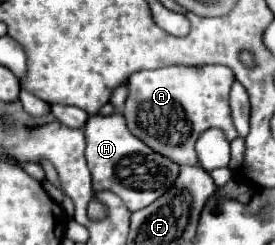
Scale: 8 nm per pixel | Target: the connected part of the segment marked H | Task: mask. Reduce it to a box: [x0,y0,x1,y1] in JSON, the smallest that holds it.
[84,113,180,211]

